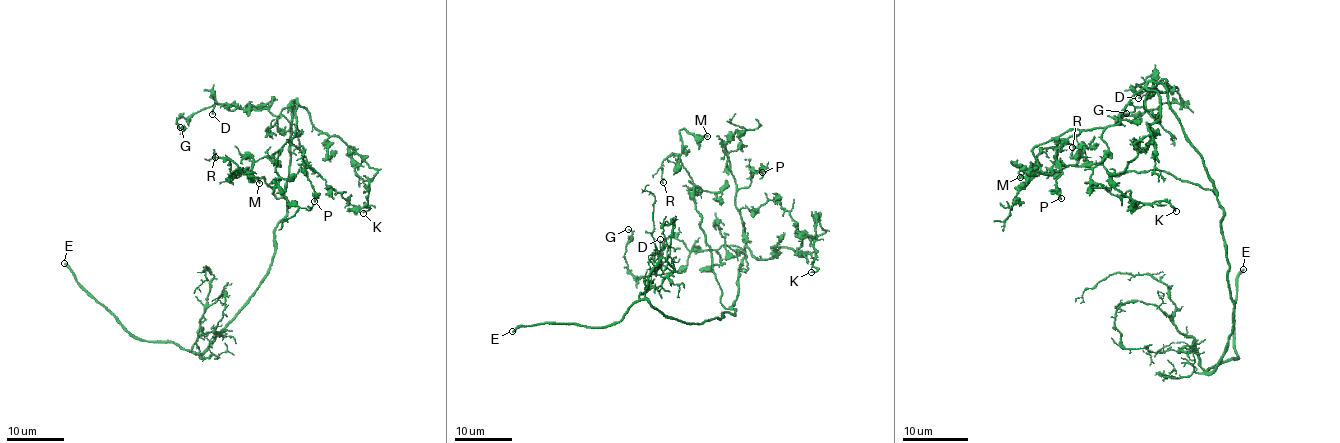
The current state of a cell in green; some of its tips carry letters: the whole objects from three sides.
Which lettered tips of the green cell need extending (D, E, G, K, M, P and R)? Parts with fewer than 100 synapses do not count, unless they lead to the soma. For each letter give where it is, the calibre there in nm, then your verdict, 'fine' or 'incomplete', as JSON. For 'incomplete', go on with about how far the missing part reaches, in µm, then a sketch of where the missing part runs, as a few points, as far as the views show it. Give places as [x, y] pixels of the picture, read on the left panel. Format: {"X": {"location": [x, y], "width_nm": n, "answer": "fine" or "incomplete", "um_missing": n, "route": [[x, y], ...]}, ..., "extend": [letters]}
{"D": {"location": [212, 114], "width_nm": 160, "answer": "fine"}, "E": {"location": [64, 263], "width_nm": 260, "answer": "incomplete", "um_missing": 100}, "G": {"location": [180, 127], "width_nm": 130, "answer": "fine"}, "K": {"location": [363, 213], "width_nm": 190, "answer": "fine"}, "M": {"location": [259, 183], "width_nm": 190, "answer": "fine"}, "P": {"location": [314, 201], "width_nm": 260, "answer": "fine"}, "R": {"location": [215, 157], "width_nm": 190, "answer": "fine"}, "extend": ["E"]}

